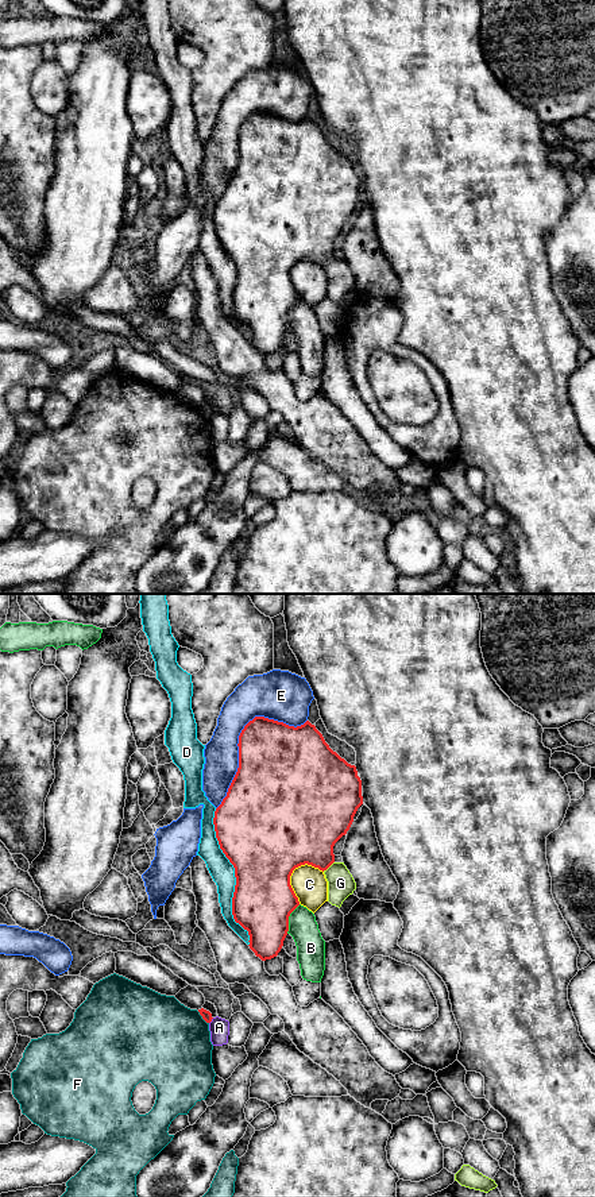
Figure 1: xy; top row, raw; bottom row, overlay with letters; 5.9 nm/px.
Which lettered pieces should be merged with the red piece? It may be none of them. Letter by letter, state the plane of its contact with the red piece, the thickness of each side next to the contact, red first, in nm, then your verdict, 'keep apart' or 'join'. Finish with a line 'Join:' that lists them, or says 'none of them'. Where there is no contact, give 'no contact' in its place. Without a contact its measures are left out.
A: xy | 60/120 nm | keep apart
B: xy | 360/180 nm | keep apart
C: xy | 440/200 nm | keep apart
D: xy | 440/140 nm | keep apart
E: xy | 440/220 nm | keep apart
F: xy | 60/480 nm | keep apart
G: xy | 380/160 nm | join
Join: G

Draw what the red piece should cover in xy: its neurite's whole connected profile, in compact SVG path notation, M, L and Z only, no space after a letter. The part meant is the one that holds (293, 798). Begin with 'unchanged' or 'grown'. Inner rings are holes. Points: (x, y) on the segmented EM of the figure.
grown; M255 717L242 730L237 746L239 768L227 796L215 811L213 825L220 849L235 868L233 919L248 931L250 949L266 961L281 951L289 931L289 916L300 906L290 885L290 876L295 868L308 864L322 870L328 881L328 901L339 908L356 889L356 883L344 862L335 861L333 846L347 834L358 808L363 804L362 780L356 767L333 752L309 721L294 727Z

